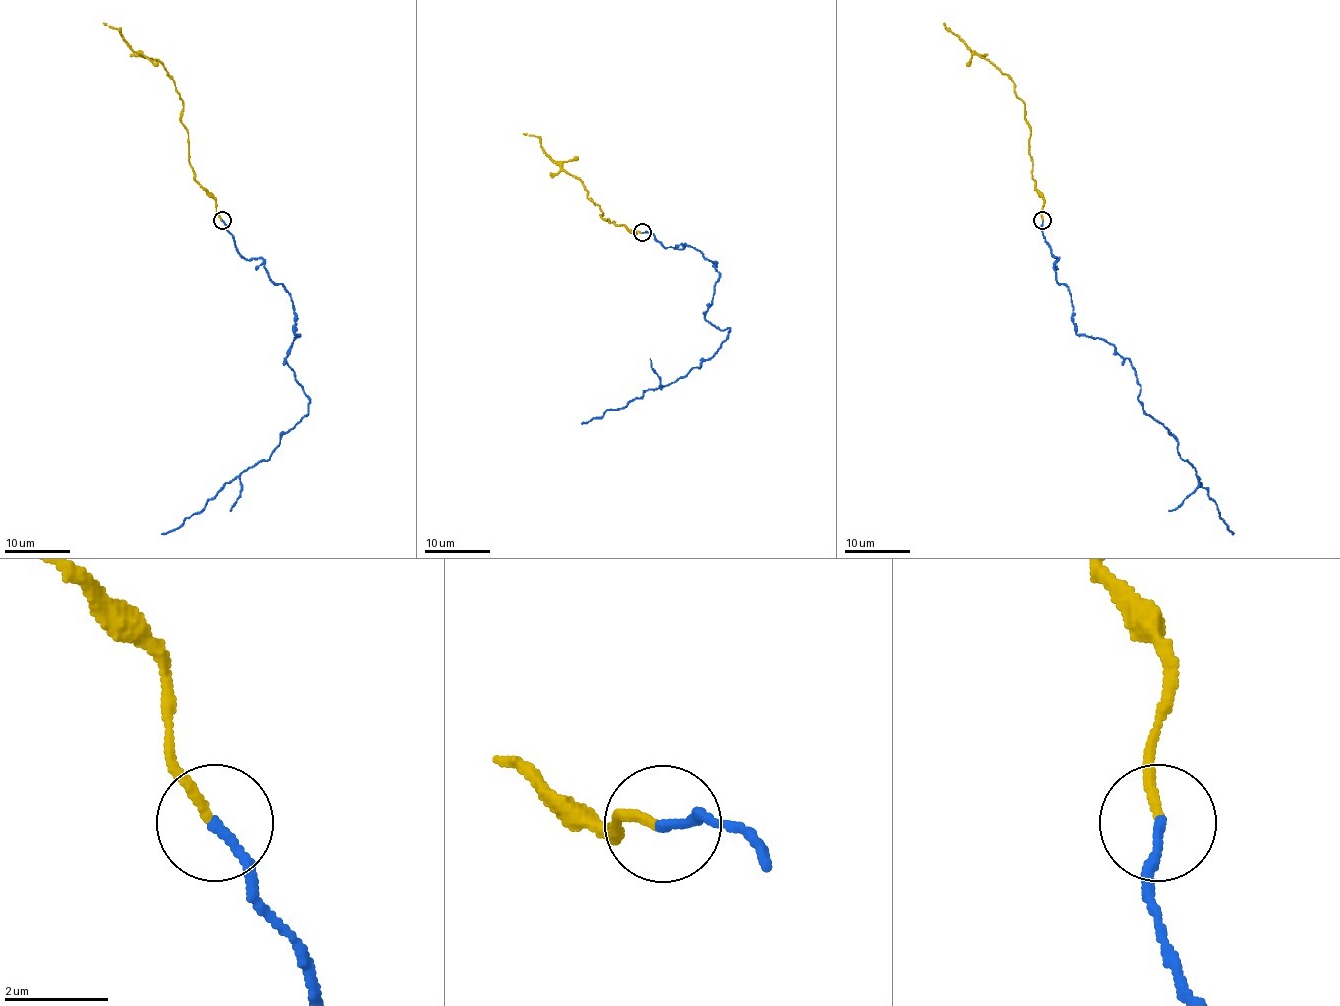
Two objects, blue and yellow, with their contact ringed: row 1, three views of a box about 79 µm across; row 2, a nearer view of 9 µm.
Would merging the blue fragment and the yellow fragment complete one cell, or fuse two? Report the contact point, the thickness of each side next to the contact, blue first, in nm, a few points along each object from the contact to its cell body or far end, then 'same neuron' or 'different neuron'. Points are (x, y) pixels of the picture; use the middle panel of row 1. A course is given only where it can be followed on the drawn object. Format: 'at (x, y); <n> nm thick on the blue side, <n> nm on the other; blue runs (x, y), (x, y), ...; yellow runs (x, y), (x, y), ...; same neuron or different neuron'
at (642, 232); 180 nm thick on the blue side, 170 nm on the other; blue runs (641, 233), (715, 262), (705, 318), (728, 336), (699, 367), (581, 423); yellow runs (641, 233), (600, 215), (604, 215), (587, 197), (586, 187), (556, 164), (536, 136), (523, 133); different neuron

